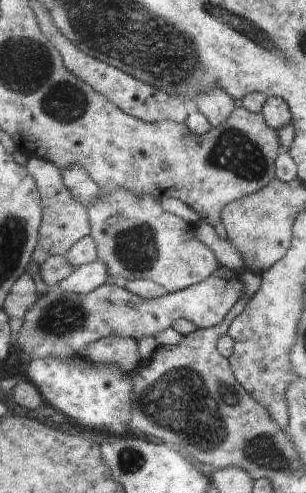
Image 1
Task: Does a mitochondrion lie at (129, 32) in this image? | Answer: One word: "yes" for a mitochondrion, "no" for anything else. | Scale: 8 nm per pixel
yes

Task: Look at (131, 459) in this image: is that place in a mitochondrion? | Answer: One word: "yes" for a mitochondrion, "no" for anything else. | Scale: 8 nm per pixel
yes

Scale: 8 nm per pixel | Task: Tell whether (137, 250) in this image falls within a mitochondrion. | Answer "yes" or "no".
yes

